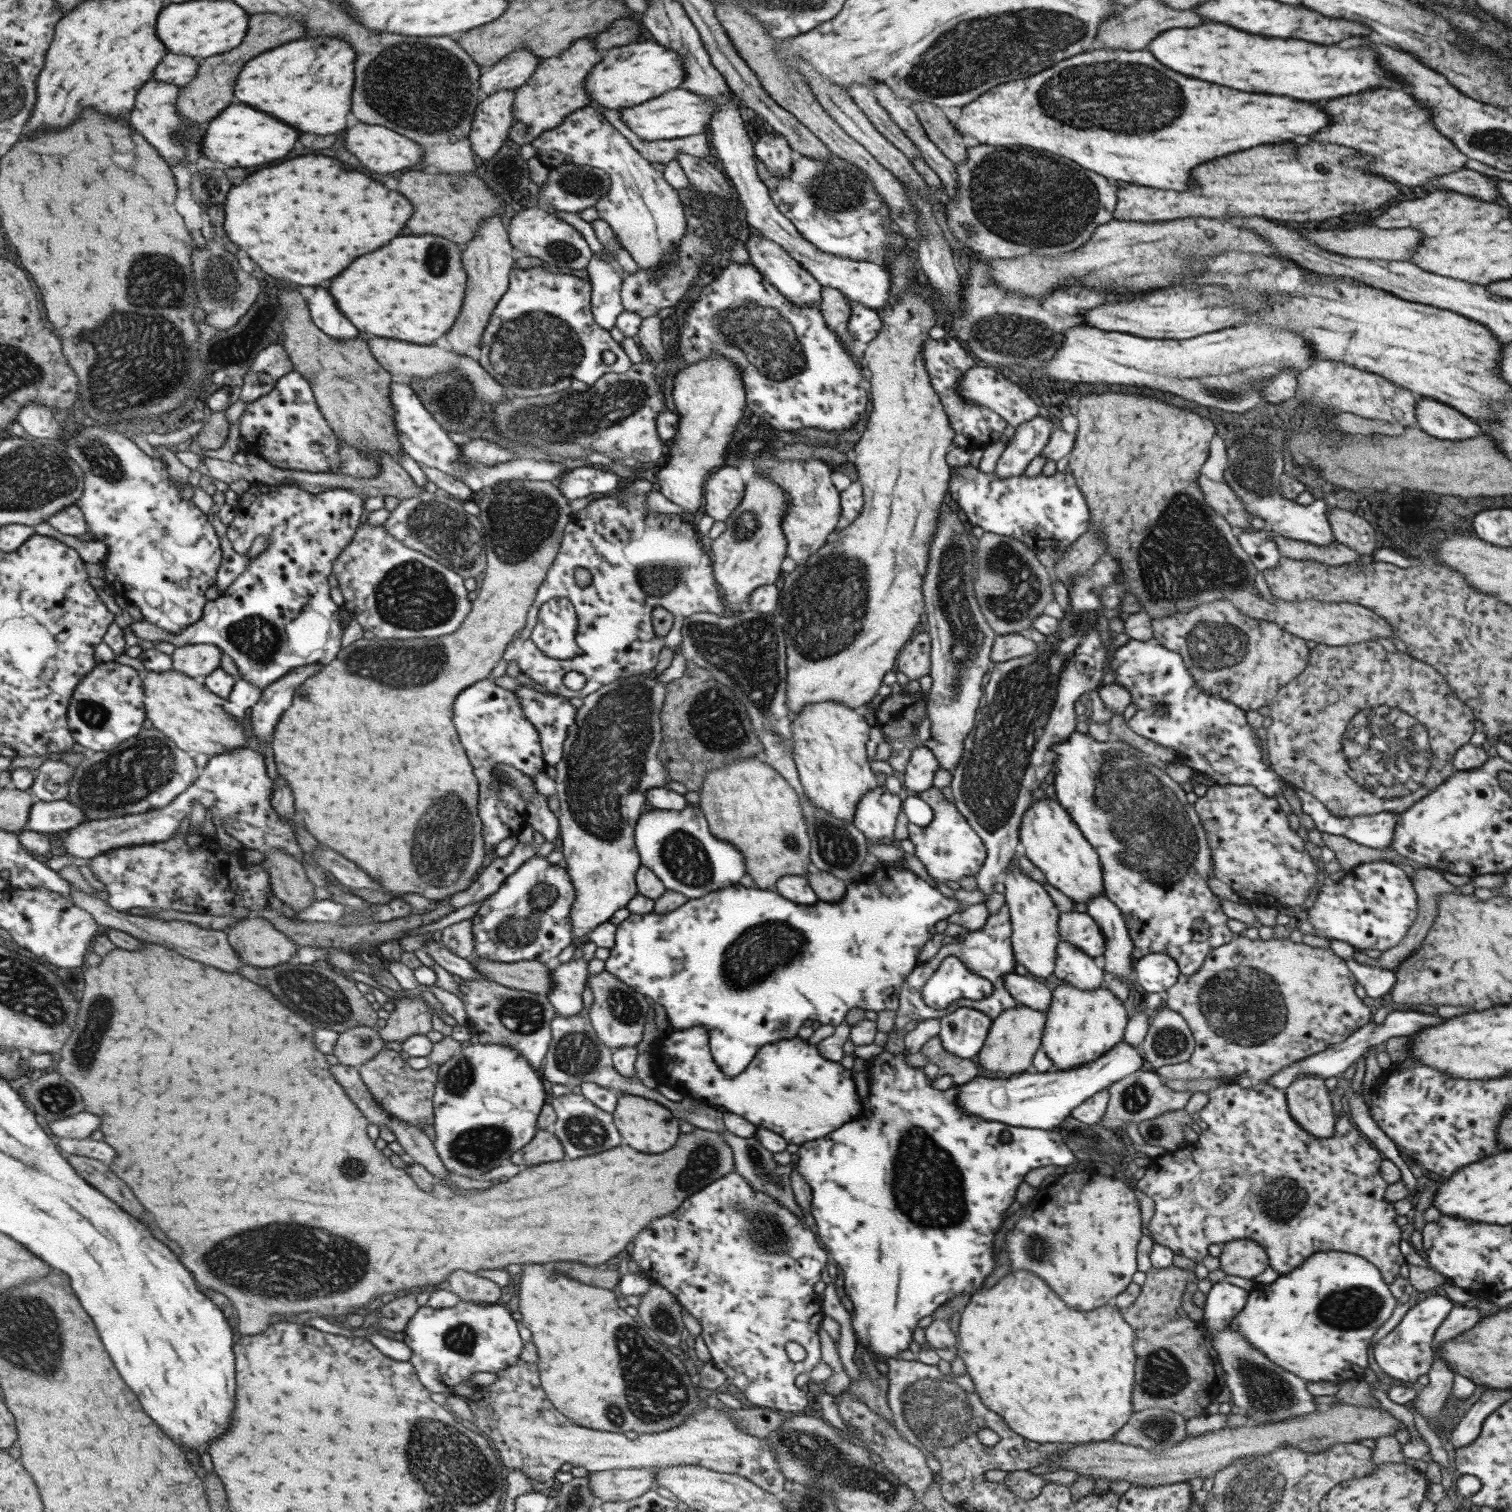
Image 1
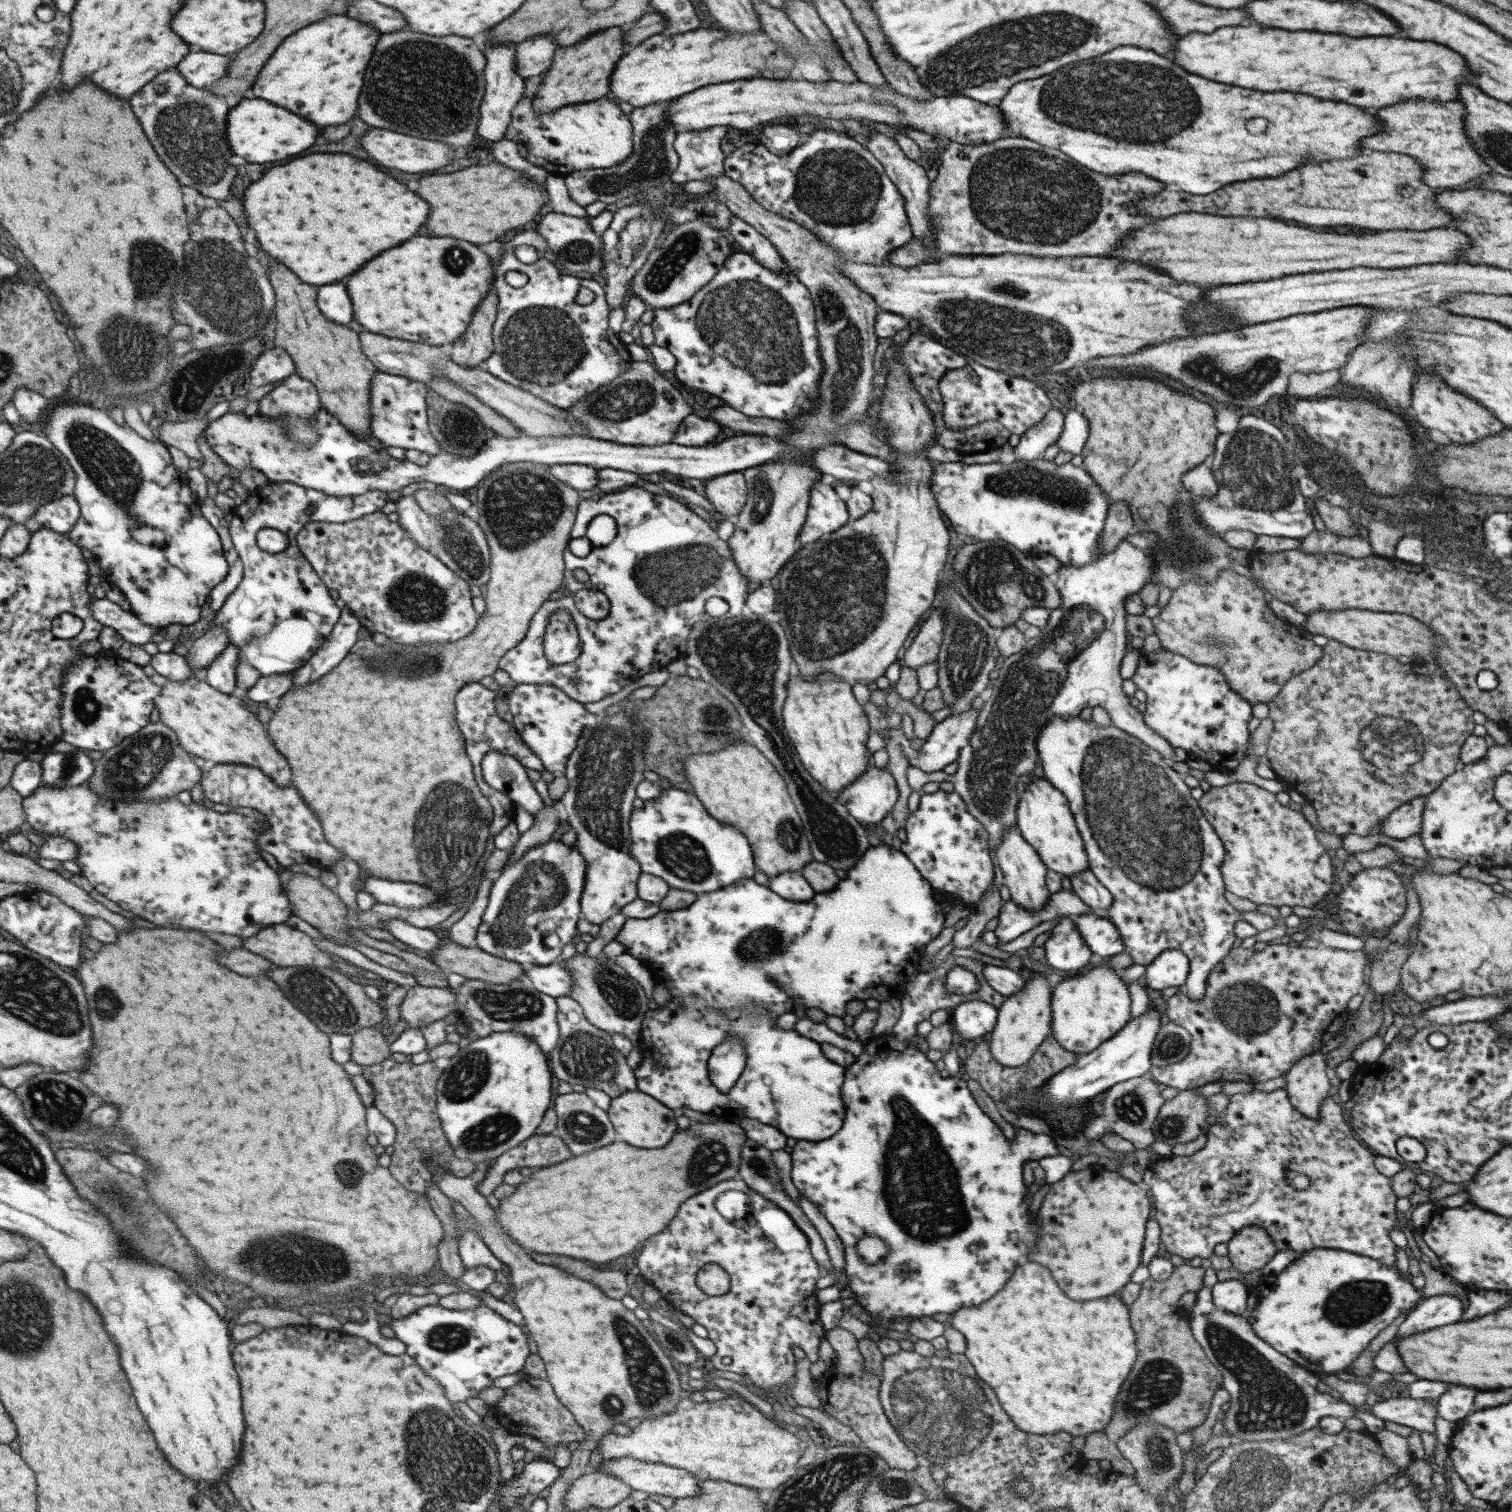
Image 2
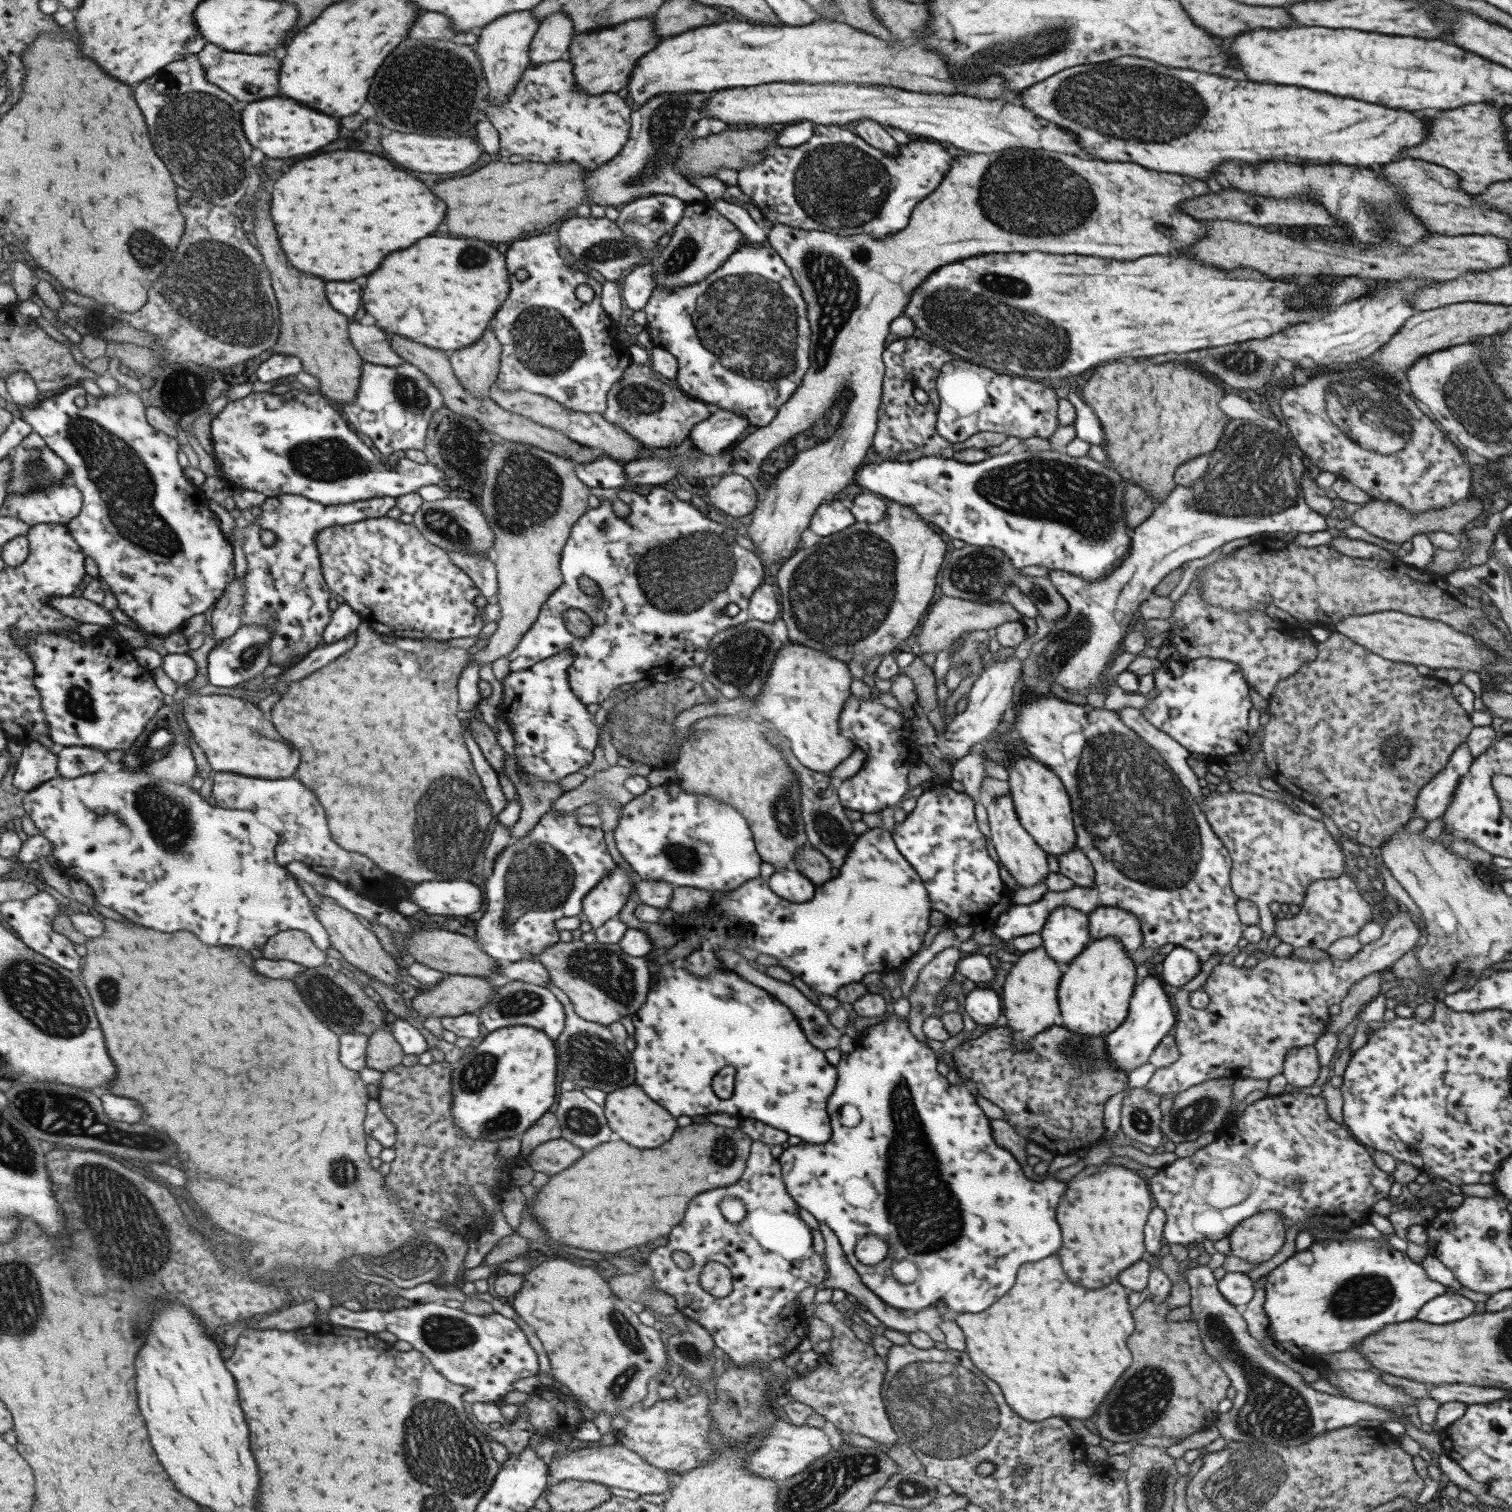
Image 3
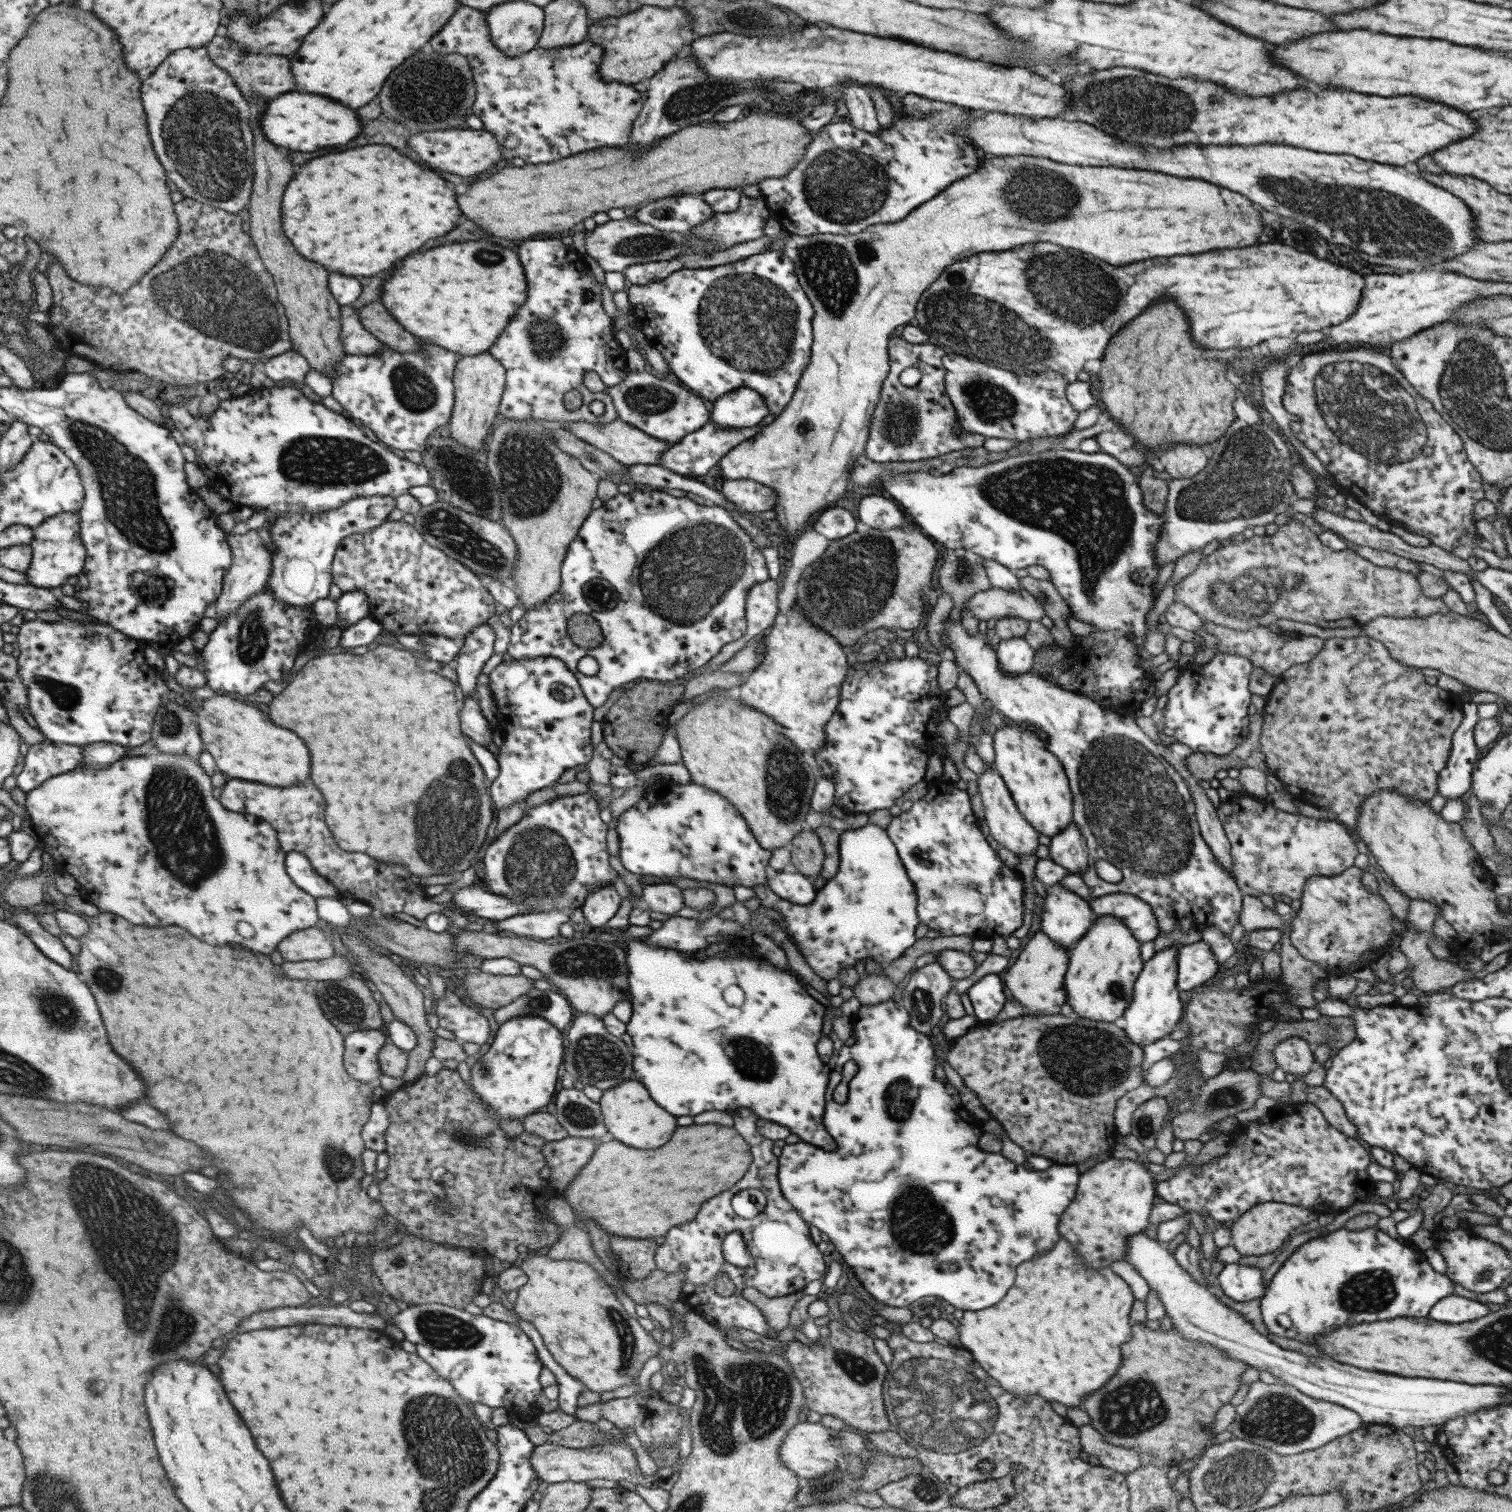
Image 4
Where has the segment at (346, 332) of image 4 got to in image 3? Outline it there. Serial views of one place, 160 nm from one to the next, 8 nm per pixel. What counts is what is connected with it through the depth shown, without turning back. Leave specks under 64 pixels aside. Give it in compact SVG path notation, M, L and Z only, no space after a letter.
M351 320L349 324L350 343L357 349L362 360L384 367L396 367L405 363L404 360L389 346L388 338L377 326L361 326Z

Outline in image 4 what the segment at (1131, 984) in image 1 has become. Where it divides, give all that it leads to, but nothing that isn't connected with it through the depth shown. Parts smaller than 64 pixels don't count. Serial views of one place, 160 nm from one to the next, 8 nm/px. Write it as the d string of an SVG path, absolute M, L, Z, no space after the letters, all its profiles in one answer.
M1073 821L1050 838L1048 848L1049 855L1047 858L1051 859L1054 864L1066 868L1069 873L1081 875L1087 868L1090 868L1088 866L1087 846L1084 836Z

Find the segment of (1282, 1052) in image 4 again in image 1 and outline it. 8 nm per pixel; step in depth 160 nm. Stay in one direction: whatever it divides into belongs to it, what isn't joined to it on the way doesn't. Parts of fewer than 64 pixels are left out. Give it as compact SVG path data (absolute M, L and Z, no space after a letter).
M1299 1074L1287 1086L1284 1097L1291 1120L1304 1131L1319 1138L1332 1135L1335 1115L1323 1079L1313 1074Z

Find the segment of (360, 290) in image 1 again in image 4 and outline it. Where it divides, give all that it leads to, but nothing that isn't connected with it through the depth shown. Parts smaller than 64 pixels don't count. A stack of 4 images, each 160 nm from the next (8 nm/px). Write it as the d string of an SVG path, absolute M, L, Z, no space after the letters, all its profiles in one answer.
M485 240L445 244L403 258L403 264L393 270L389 280L383 282L381 302L387 308L387 312L391 312L391 316L421 342L435 346L439 344L441 348L456 352L461 357L475 356L485 352L497 340L501 330L507 326L509 318L525 302L523 268L515 252L499 248L495 244L487 246Z

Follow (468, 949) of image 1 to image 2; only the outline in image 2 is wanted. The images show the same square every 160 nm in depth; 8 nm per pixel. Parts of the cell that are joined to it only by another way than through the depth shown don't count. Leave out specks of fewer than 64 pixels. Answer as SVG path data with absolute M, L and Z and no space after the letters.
M482 873L471 905L459 920L440 933L442 938L452 940L461 946L476 946L474 941L476 930L481 922L480 918L488 901L489 887L492 881L487 873Z

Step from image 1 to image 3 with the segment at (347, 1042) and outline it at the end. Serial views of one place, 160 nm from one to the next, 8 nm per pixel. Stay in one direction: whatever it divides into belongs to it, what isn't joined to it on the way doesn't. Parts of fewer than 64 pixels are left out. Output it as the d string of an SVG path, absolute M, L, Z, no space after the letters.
M380 1027L368 1035L366 1064L369 1069L385 1072L401 1063L404 1053L399 1044L385 1027Z

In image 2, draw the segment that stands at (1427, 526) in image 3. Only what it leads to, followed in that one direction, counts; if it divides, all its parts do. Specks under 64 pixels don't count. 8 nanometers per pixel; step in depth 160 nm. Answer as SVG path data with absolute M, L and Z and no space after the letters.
M1386 520L1369 521L1367 534L1363 534L1368 539L1372 548L1372 554L1379 557L1393 557L1397 541L1403 537L1403 530L1395 528Z

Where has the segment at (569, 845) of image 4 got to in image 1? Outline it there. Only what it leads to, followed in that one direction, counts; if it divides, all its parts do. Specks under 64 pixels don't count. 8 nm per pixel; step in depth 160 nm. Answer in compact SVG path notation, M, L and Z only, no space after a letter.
M545 857L527 859L503 880L493 894L481 901L481 905L470 918L474 944L471 958L481 957L500 963L545 963L549 958L555 958L563 948L572 943L570 908L575 900L575 893L566 867L551 865Z

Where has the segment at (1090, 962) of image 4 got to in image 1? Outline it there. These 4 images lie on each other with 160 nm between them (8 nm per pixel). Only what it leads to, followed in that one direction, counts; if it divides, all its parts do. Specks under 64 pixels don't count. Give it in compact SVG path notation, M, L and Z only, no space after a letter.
M1066 984L1056 986L1050 995L1040 1045L1051 1061L1051 1070L1075 1070L1123 1040L1128 1018L1123 1003L1108 988L1078 989Z

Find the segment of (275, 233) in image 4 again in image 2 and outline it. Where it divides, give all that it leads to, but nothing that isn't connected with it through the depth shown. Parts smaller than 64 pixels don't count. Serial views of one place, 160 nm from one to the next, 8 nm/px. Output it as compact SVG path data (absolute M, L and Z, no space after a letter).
M275 258L269 260L273 264L271 282L275 284L277 292L275 316L279 318L275 346L284 348L293 357L297 367L296 374L314 384L321 406L327 412L332 412L344 427L352 428L351 432L360 432L361 435L368 437L369 382L373 380L373 374L377 369L362 352L361 338L347 326L327 320L315 304L317 296L315 286L303 284L301 278L293 270L283 266L279 260Z

